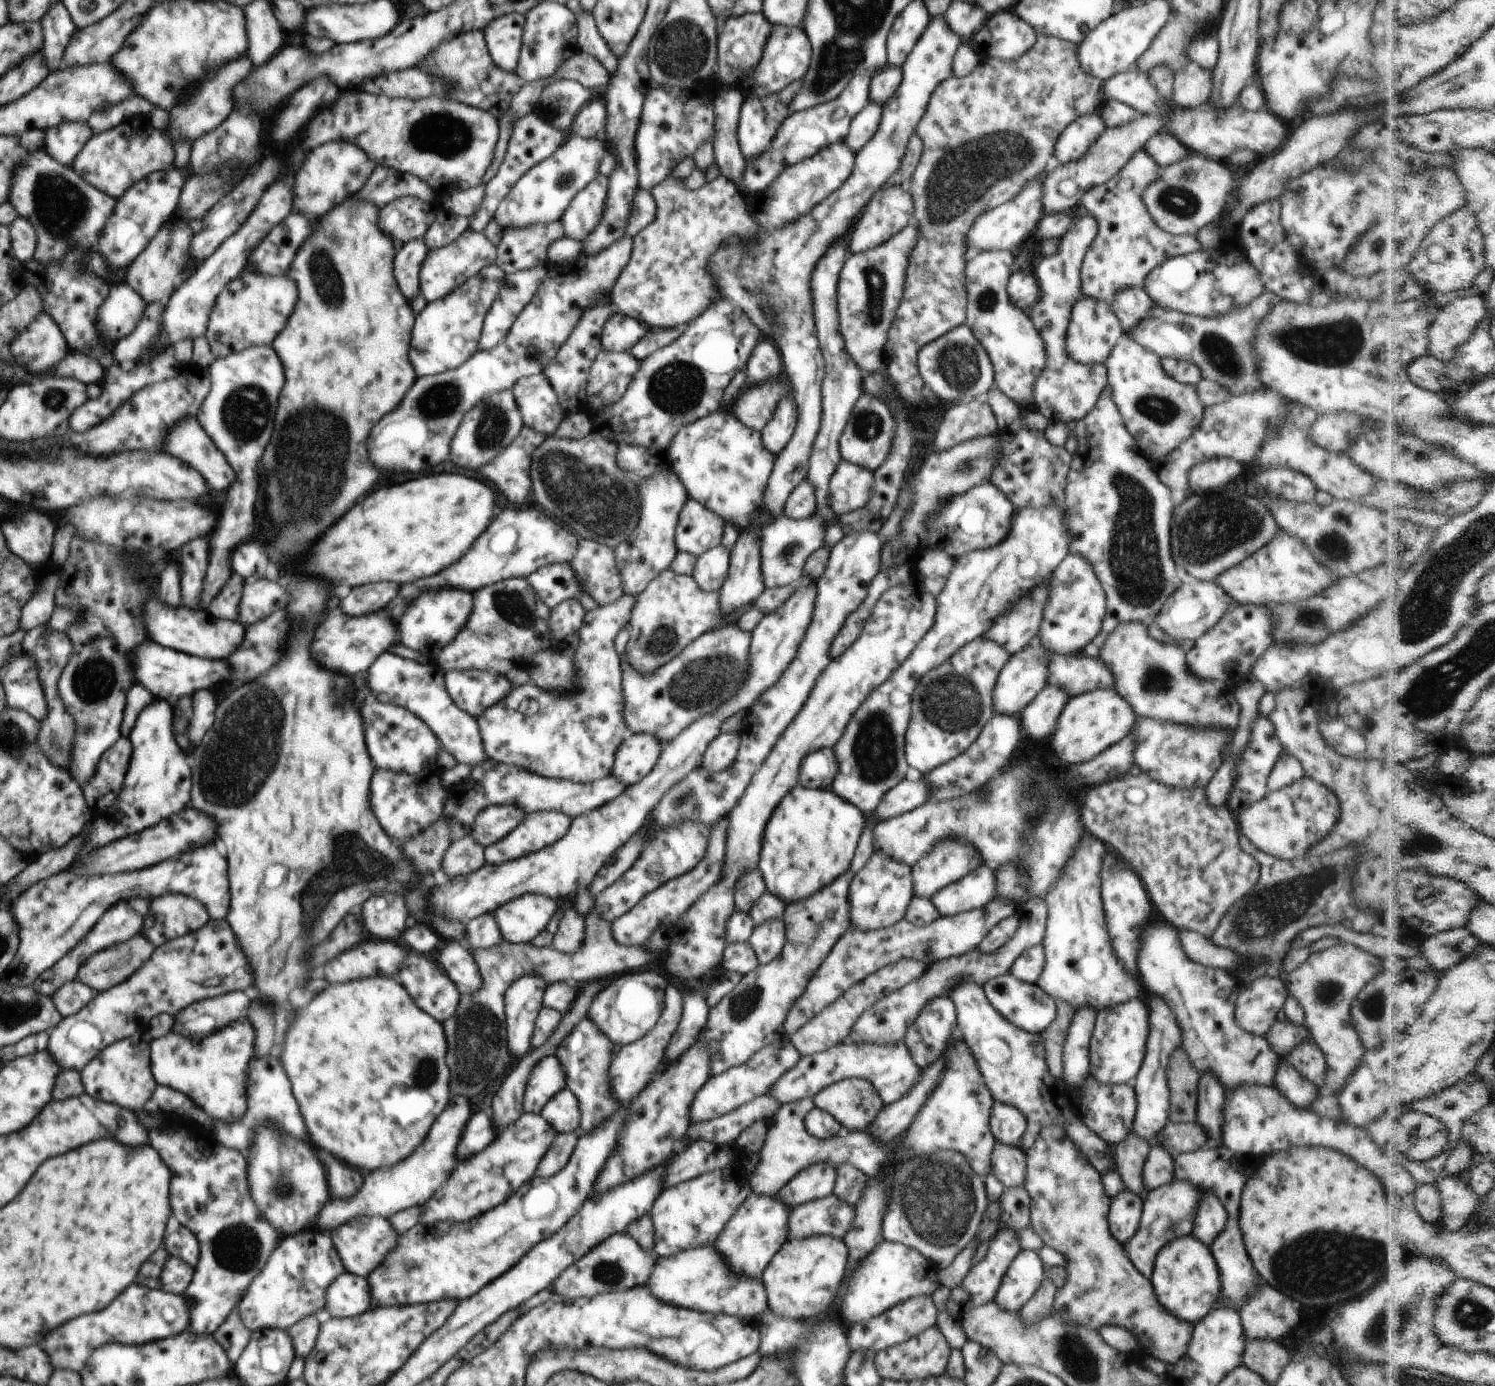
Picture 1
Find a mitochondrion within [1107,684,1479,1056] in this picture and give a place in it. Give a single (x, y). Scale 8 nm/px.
(1277, 906)

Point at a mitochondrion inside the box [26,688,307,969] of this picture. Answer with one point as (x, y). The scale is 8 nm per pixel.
(54, 738)

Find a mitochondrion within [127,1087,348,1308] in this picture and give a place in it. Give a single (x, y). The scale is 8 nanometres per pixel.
(237, 1249)

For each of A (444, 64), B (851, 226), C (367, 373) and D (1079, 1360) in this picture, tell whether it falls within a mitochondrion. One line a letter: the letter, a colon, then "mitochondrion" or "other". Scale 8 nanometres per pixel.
A: mitochondrion
B: other
C: other
D: mitochondrion

